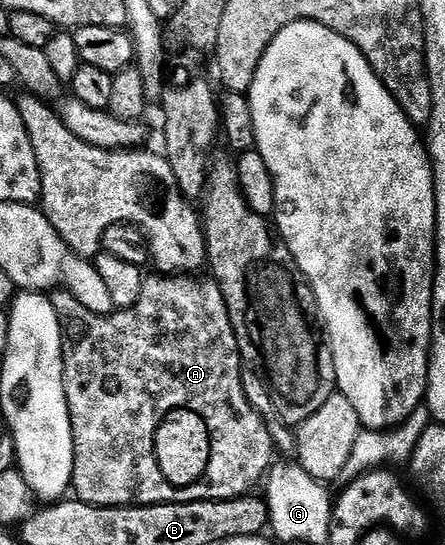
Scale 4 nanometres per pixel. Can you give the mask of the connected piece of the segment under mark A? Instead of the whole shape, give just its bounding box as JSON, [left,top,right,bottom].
[50,277,277,507]

